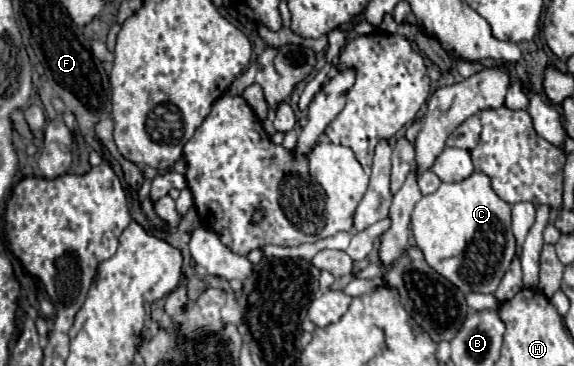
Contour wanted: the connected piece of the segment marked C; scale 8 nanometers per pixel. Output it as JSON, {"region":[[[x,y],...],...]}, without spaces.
{"region":[[[478,171],[464,181],[442,183],[438,191],[422,197],[412,211],[412,233],[416,245],[426,257],[426,263],[464,293],[494,293],[506,269],[510,269],[510,261],[516,257],[516,241],[510,233],[510,205],[494,193],[490,177]]]}

